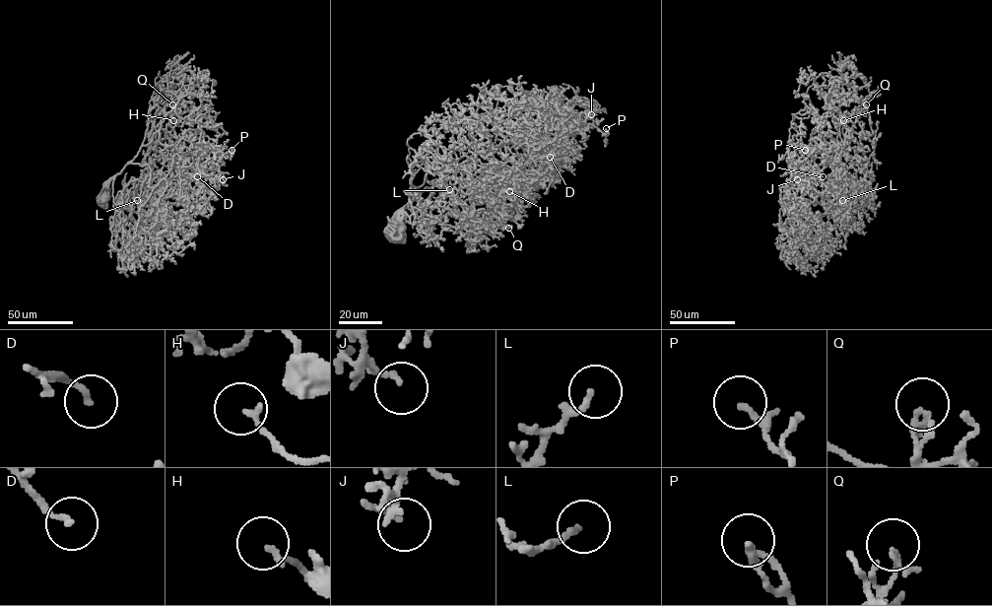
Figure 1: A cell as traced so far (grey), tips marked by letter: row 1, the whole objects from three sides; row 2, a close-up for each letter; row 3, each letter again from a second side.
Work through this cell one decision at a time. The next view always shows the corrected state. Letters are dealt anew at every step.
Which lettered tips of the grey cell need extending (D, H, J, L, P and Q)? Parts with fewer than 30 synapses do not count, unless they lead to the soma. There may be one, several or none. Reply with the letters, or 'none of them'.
none of them

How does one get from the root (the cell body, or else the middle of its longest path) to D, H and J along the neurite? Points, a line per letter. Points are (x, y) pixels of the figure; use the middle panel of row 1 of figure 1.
D: (396, 228), (396, 214), (424, 189), (460, 178), (478, 153), (493, 153), (509, 134), (523, 132), (550, 157)
H: (396, 228), (396, 214), (435, 183), (470, 186), (485, 169), (478, 188), (485, 178), (520, 192), (509, 191)
J: (396, 228), (402, 207), (512, 140), (536, 108), (556, 101), (569, 122), (591, 114)

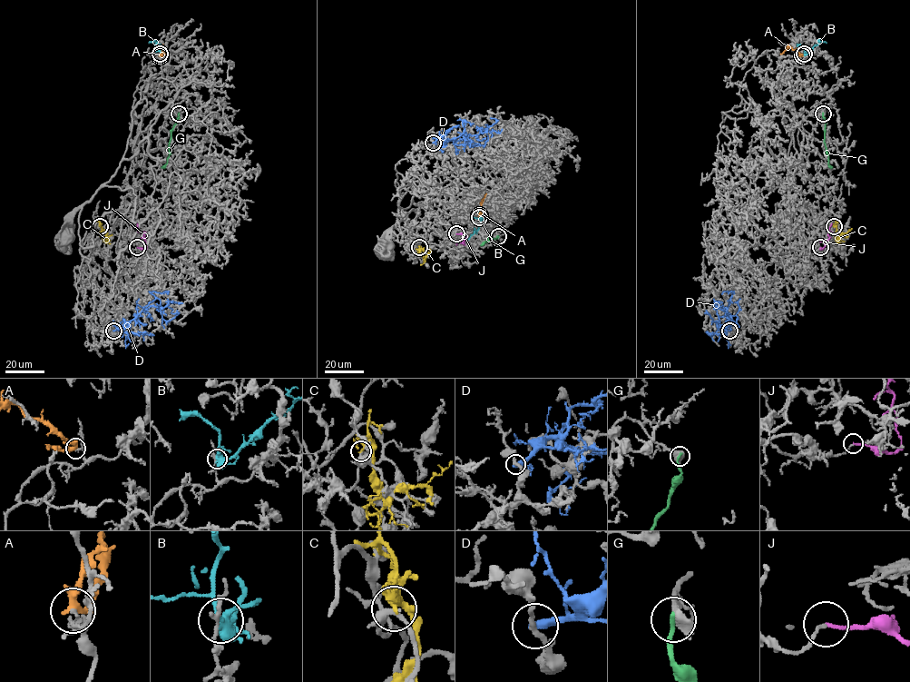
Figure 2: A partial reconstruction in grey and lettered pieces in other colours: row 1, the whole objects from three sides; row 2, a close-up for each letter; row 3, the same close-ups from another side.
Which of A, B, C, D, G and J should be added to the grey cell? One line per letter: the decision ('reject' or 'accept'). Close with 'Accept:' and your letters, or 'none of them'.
A: reject
B: reject
C: reject
D: reject
G: reject
J: reject
Accept: none of them

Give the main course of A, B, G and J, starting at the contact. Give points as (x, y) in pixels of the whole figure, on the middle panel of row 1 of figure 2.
A: (479, 215), (485, 193)
B: (479, 217), (480, 225), (468, 240)
G: (497, 236), (489, 237), (488, 242), (480, 245)
J: (456, 233), (465, 237), (464, 242), (457, 242), (456, 245)

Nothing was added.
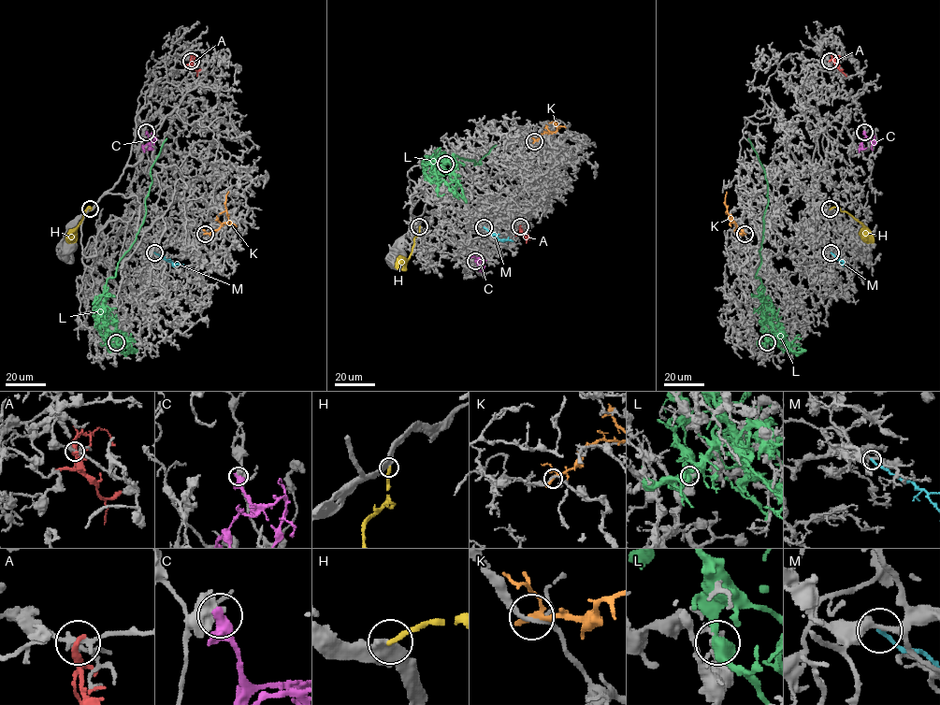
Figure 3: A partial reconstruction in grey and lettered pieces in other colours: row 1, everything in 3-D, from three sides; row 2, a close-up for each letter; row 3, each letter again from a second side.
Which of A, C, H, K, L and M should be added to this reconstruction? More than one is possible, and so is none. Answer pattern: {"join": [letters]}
{"join": []}

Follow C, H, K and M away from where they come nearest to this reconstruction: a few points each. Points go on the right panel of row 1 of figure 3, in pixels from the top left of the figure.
C: (864, 131), (867, 140), (864, 139), (860, 145), (859, 152)
H: (830, 208), (838, 207), (847, 212), (864, 227), (872, 242)
K: (744, 233), (736, 230), (736, 224), (728, 212), (726, 192)
M: (831, 251), (845, 264)

